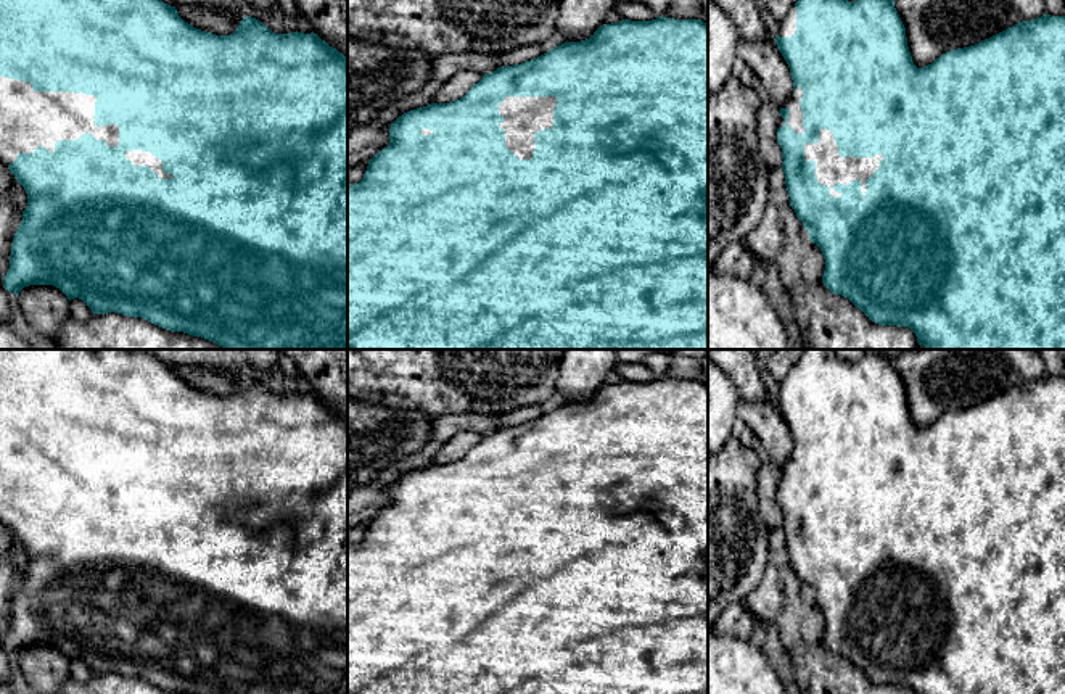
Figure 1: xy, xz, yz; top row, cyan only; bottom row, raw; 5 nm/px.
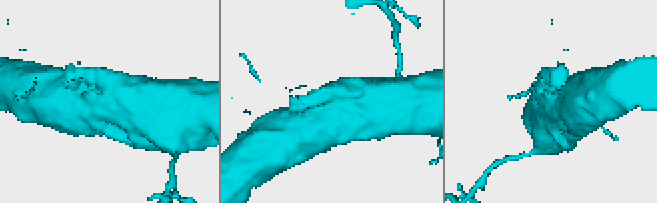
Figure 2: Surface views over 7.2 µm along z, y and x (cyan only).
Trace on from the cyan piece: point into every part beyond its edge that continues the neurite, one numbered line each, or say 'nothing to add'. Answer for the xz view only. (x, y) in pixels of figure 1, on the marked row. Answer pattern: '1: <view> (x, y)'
1: xz (525, 116)

